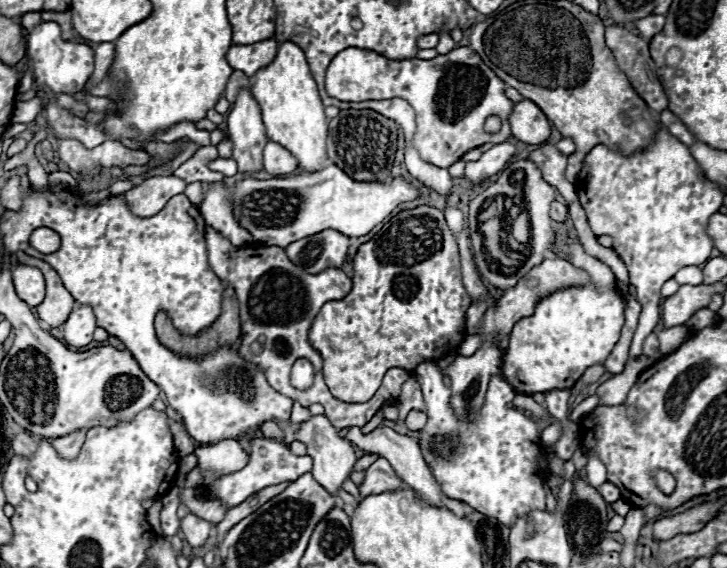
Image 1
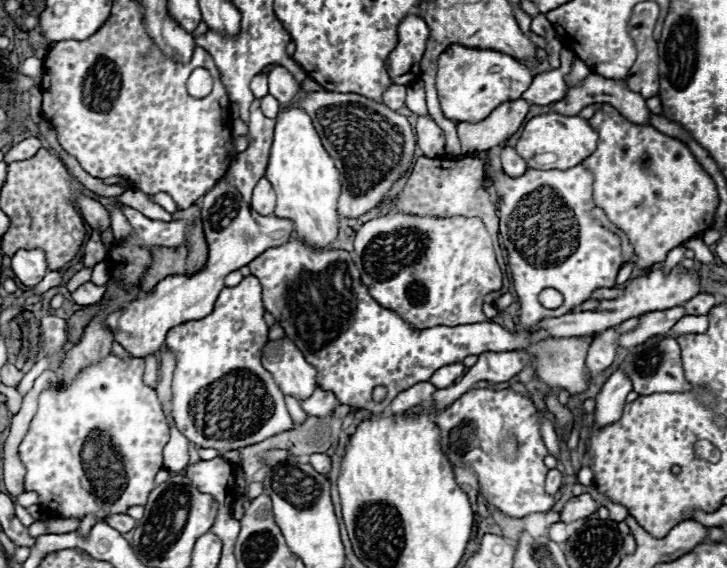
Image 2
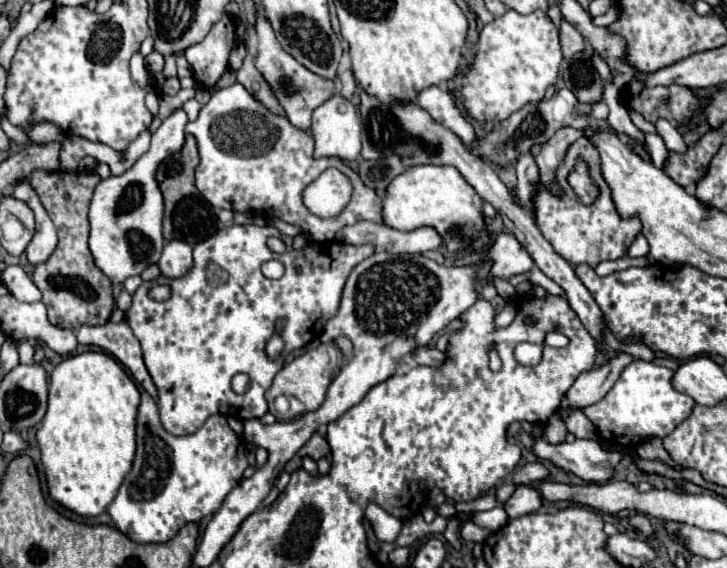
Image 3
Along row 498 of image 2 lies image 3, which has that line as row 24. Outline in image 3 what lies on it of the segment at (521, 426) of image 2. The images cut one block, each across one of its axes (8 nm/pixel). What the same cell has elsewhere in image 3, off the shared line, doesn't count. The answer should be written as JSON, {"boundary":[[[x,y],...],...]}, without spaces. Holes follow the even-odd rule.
{"boundary":[[[508,10],[504,16],[486,24],[478,38],[478,54],[464,76],[450,80],[450,88],[462,98],[468,114],[480,122],[506,120],[528,102],[538,102],[550,84],[558,80],[562,60],[558,30],[544,12],[518,14]]]}

